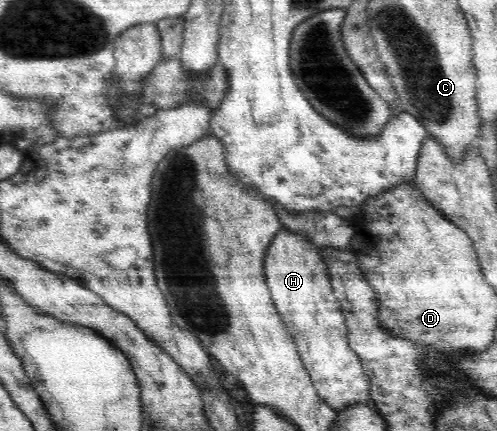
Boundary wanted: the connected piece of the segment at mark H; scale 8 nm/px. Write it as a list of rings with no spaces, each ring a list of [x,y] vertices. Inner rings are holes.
[[[281,228],[272,240],[270,248],[266,251],[263,269],[272,300],[285,327],[294,339],[297,351],[306,372],[312,379],[316,393],[322,397],[328,407],[336,411],[336,414],[348,405],[356,403],[370,405],[372,403],[370,381],[361,365],[360,357],[350,348],[345,318],[331,287],[329,270],[321,252],[306,239],[304,233],[294,233],[294,231]]]

